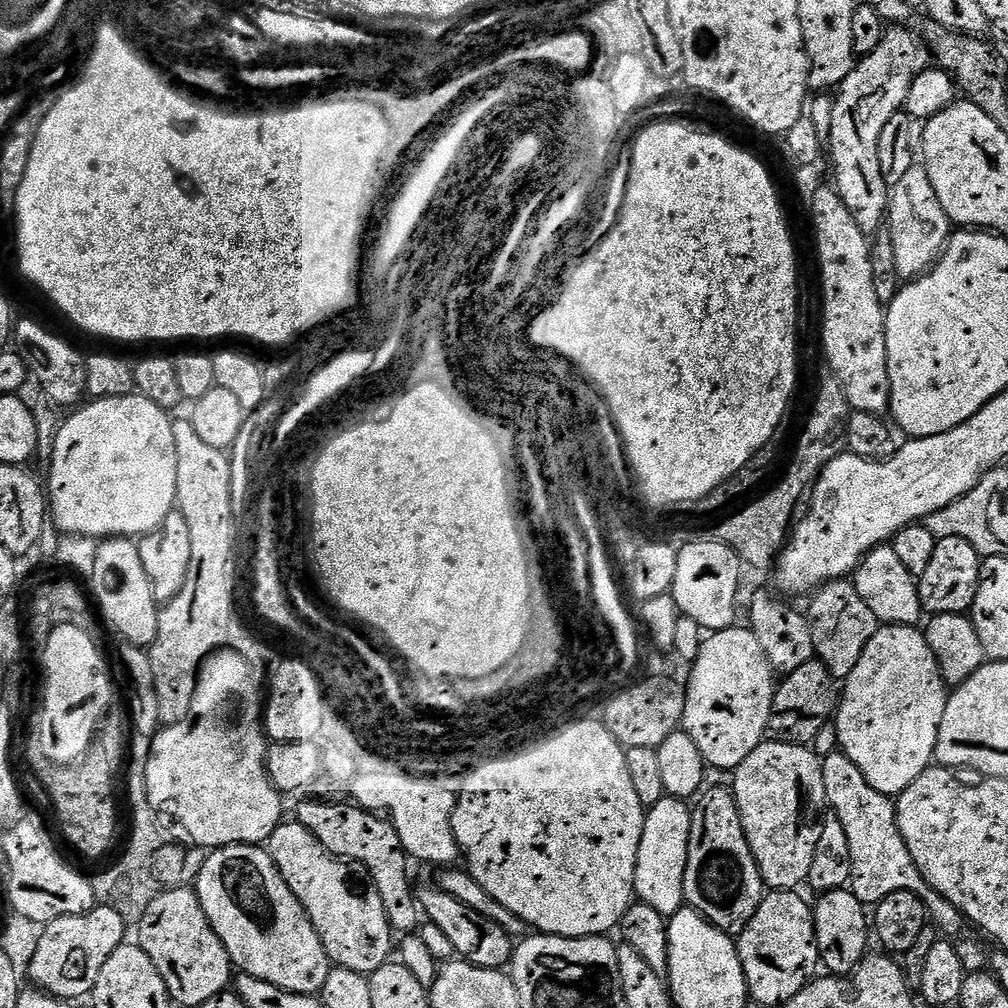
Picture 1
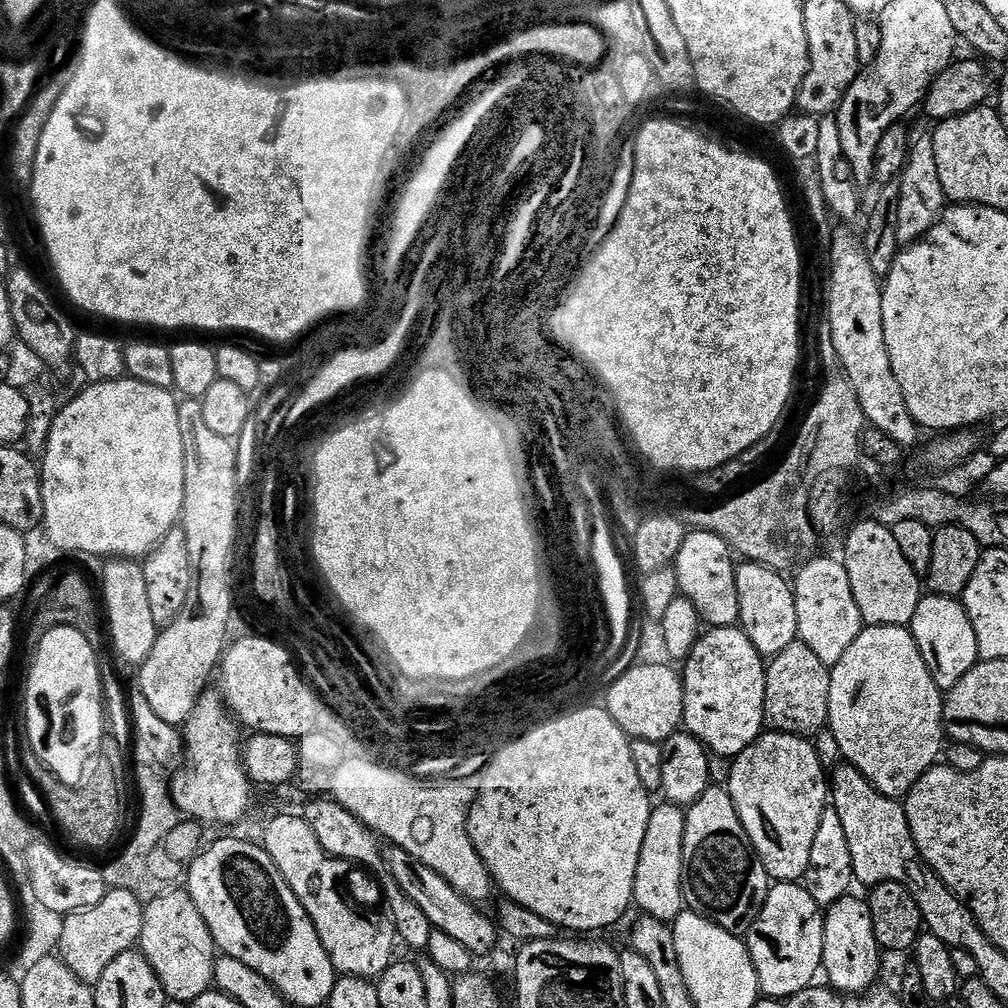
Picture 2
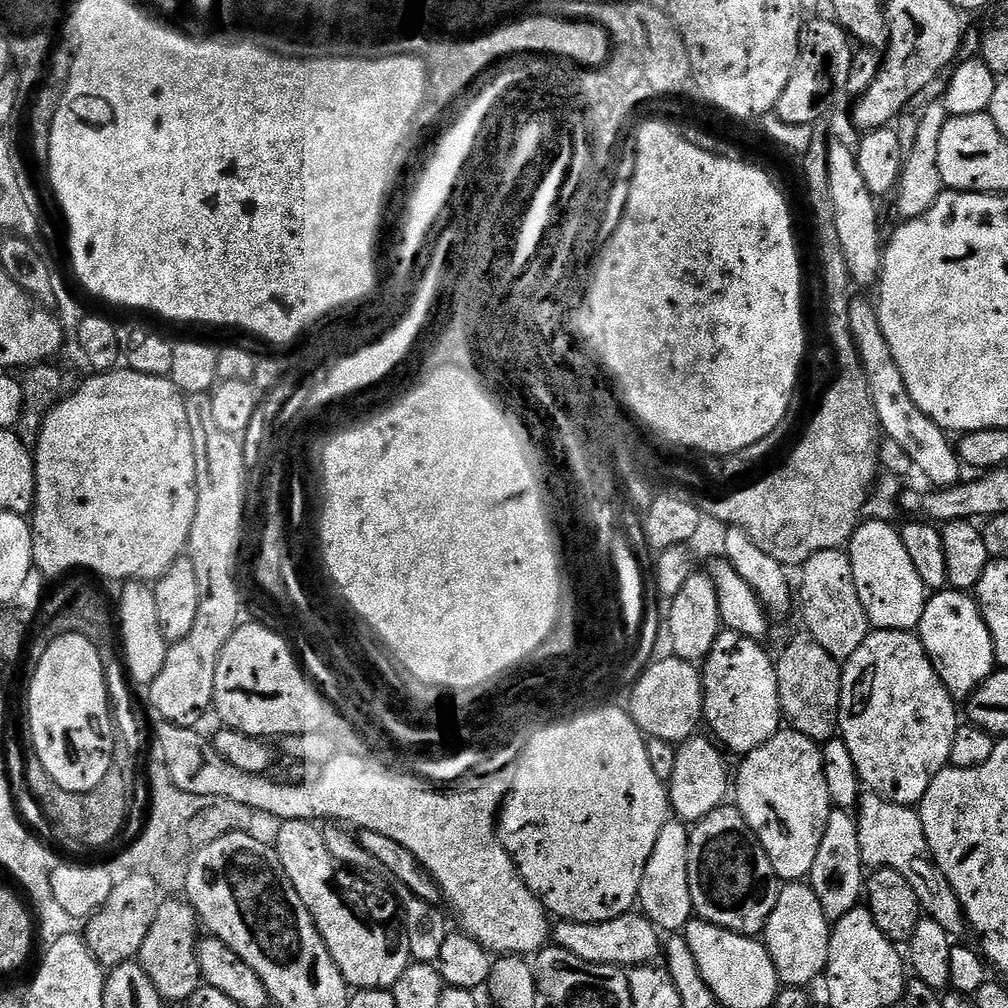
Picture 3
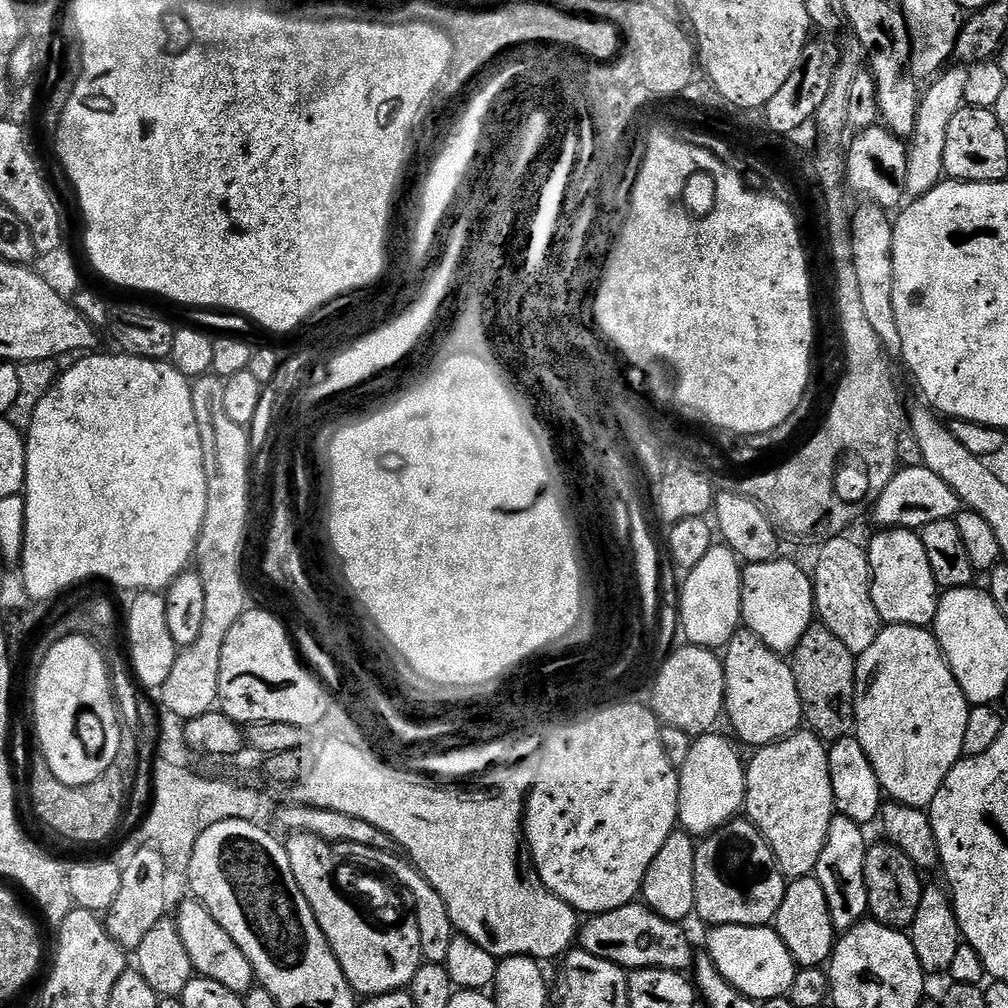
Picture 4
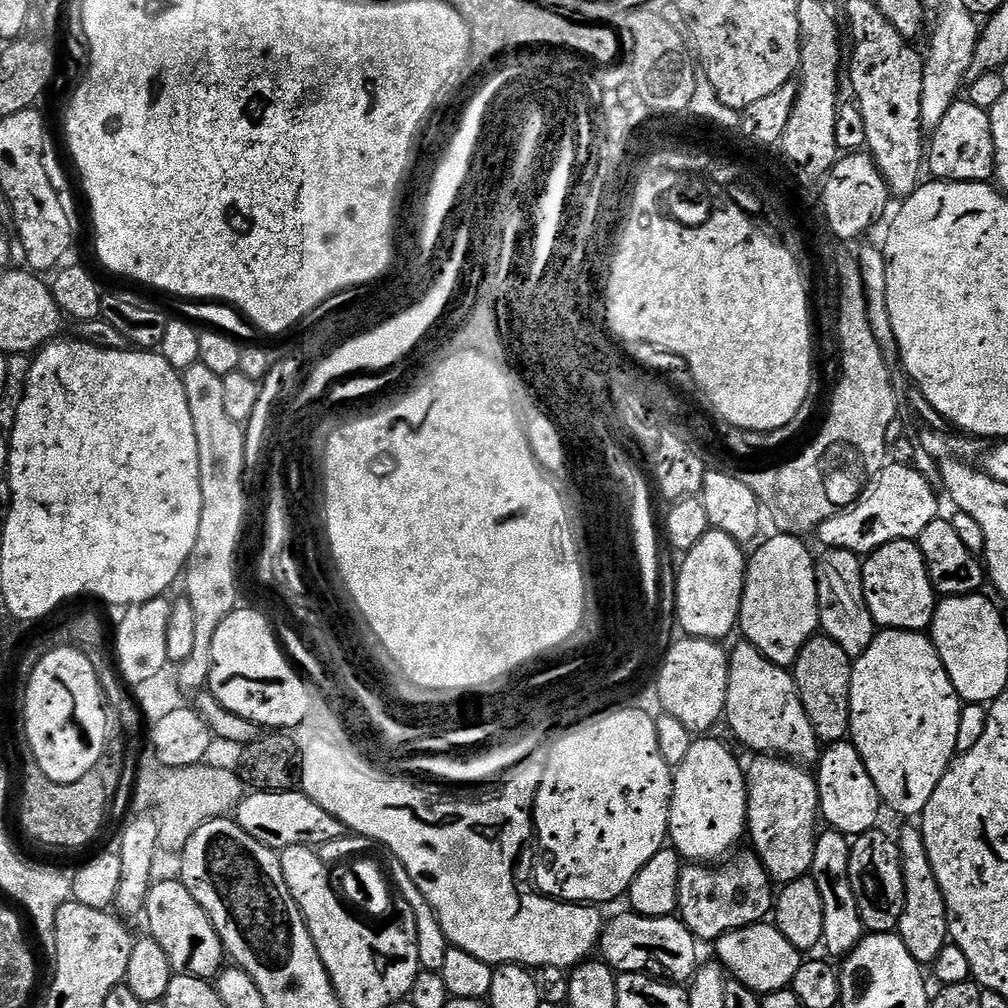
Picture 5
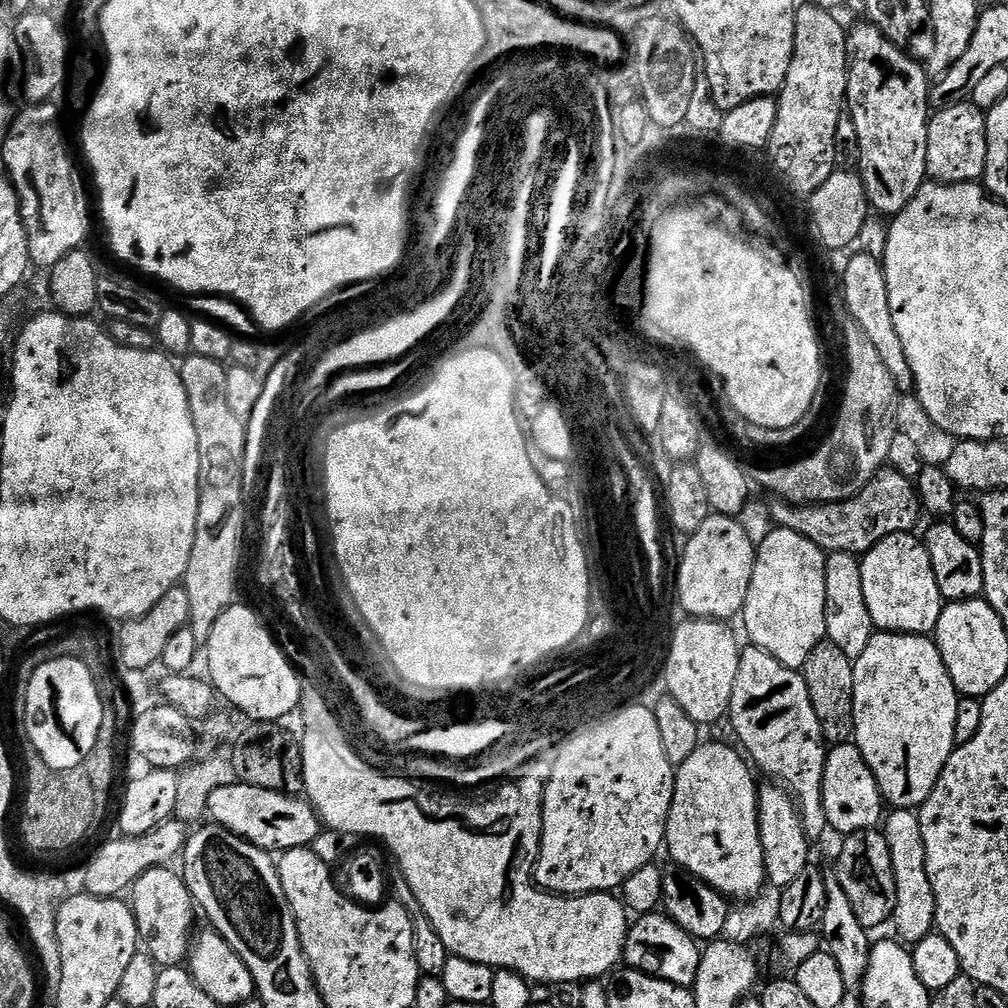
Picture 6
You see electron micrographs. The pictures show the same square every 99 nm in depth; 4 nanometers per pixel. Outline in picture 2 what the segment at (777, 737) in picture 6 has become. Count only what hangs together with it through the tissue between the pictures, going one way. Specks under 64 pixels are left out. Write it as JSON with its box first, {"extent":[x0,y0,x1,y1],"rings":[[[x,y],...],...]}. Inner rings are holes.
{"extent":[682,627,768,758],"rings":[[[709,627],[696,641],[692,652],[682,668],[684,681],[684,722],[683,727],[689,728],[706,747],[720,756],[734,758],[746,750],[765,731],[766,721],[766,678],[768,670],[765,657],[750,642],[743,627],[731,628]]]}

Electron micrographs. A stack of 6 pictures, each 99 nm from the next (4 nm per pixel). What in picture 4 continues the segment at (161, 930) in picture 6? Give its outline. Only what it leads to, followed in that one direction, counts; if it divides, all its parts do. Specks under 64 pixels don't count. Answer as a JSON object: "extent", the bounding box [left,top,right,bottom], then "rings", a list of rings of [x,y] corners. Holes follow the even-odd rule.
{"extent":[174,898,257,994],"rings":[[[188,898],[188,901],[177,910],[176,916],[174,915],[174,923],[196,976],[205,976],[214,982],[222,982],[226,990],[234,990],[241,994],[248,993],[257,983],[255,970],[242,954],[242,950],[238,950],[234,938],[230,938],[230,934],[226,934],[226,930],[222,930],[222,926],[214,922],[214,918],[203,904]]]}

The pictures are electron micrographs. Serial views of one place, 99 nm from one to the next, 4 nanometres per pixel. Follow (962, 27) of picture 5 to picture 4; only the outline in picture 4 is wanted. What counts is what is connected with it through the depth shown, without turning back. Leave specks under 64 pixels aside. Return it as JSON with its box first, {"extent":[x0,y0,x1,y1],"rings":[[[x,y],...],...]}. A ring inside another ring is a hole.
{"extent":[904,67,967,197],"rings":[[[949,67],[947,70],[941,71],[931,81],[933,84],[925,92],[923,89],[922,95],[919,97],[916,106],[916,125],[912,131],[910,143],[907,145],[908,161],[906,162],[904,191],[909,197],[925,196],[927,192],[934,190],[936,184],[941,183],[944,176],[946,130],[950,130],[950,118],[954,118],[954,114],[958,114],[958,110],[965,107],[964,87],[967,77],[967,67]]]}

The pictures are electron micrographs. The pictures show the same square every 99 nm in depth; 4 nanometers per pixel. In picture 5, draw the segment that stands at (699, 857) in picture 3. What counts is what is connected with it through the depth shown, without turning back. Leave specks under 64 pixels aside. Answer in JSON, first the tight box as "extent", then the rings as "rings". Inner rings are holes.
{"extent":[678,851,774,942],"rings":[[[737,851],[731,858],[715,866],[692,862],[681,867],[678,882],[678,916],[692,931],[697,941],[715,942],[727,932],[749,924],[761,923],[767,917],[764,915],[773,911],[774,881],[755,851],[747,851]]]}

